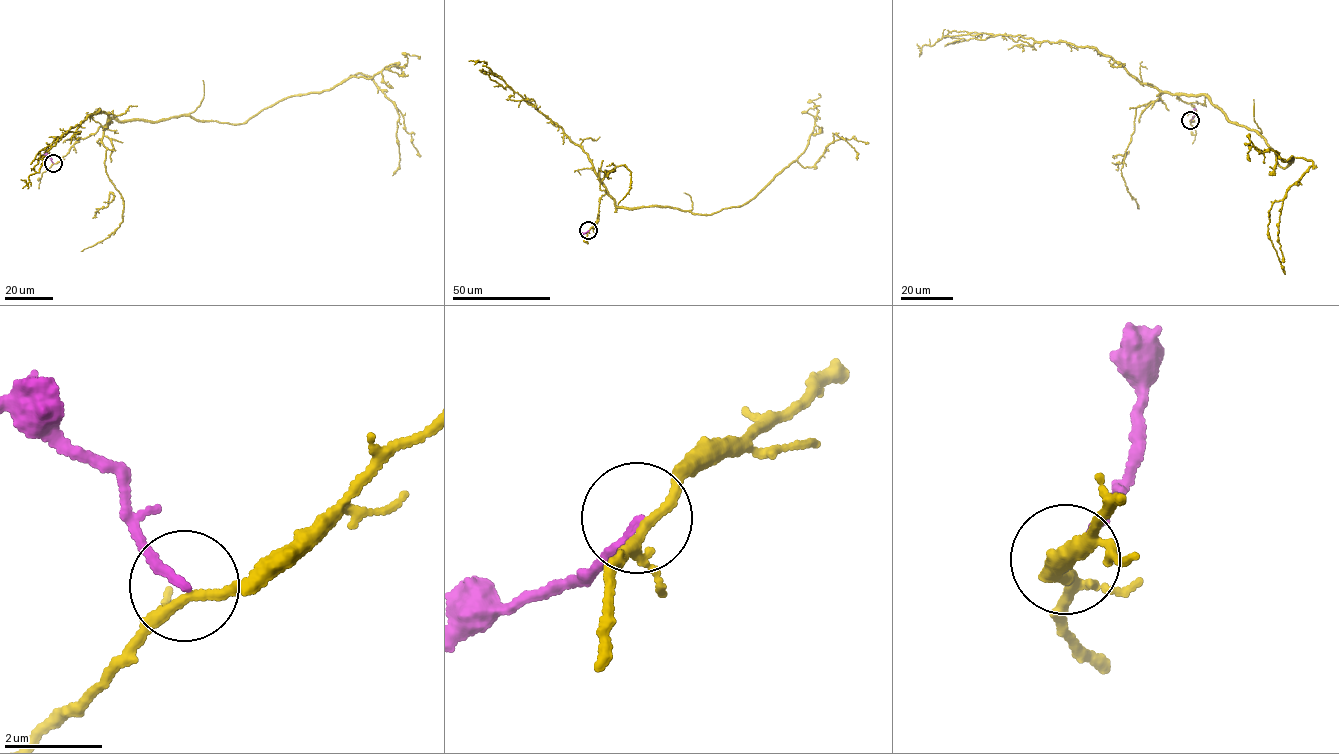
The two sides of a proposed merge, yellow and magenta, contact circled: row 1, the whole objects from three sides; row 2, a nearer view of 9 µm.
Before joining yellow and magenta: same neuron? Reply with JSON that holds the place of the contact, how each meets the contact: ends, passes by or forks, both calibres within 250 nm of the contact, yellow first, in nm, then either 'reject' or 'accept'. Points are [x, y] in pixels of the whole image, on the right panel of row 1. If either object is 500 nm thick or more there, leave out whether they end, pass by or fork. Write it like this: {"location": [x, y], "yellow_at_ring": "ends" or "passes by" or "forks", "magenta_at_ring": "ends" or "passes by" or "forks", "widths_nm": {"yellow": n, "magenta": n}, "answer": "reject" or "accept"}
{"location": [1190, 120], "yellow_at_ring": "forks", "magenta_at_ring": "ends", "widths_nm": {"yellow": 170, "magenta": 180}, "answer": "reject"}

